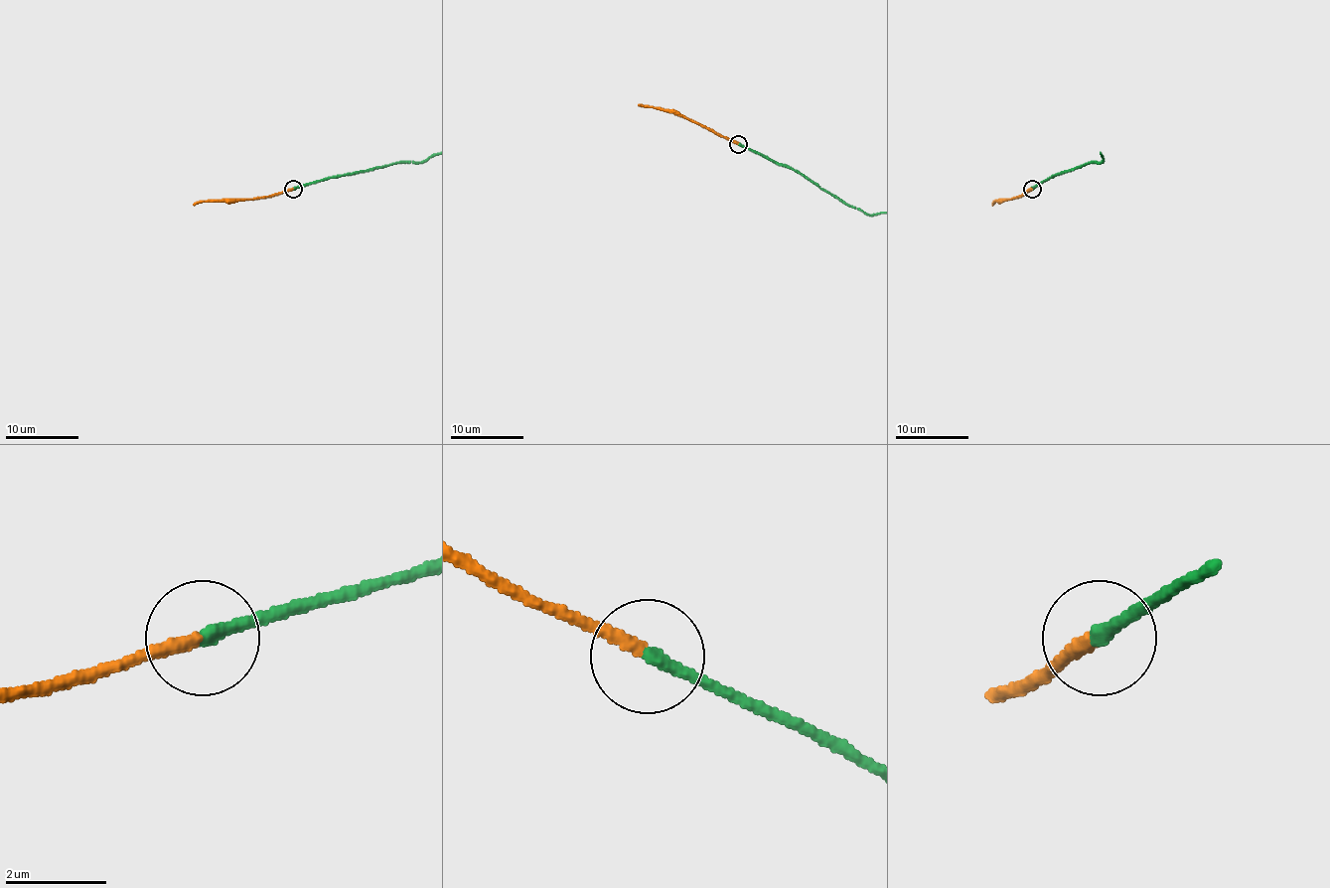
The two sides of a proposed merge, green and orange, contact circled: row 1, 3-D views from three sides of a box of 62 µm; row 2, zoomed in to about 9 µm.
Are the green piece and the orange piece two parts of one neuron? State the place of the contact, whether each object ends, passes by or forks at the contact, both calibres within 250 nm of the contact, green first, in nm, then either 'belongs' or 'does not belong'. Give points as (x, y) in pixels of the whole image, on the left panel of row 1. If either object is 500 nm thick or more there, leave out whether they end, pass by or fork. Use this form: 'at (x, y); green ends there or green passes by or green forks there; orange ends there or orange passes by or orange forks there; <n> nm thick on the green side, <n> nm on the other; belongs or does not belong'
at (293, 189); green ends there; orange ends there; 280 nm thick on the green side, 240 nm on the other; belongs

